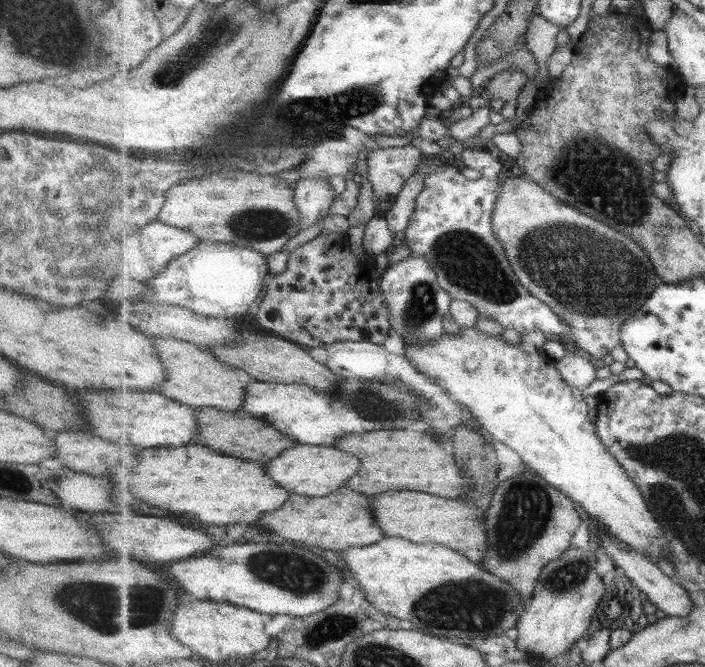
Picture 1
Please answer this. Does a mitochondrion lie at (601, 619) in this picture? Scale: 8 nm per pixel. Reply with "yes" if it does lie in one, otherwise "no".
no

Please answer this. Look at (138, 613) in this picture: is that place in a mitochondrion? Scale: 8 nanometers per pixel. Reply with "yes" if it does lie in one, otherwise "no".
yes

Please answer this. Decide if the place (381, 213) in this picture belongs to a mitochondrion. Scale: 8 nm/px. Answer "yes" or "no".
no

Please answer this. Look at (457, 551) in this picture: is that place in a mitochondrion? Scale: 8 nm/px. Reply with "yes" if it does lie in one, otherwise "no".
no

